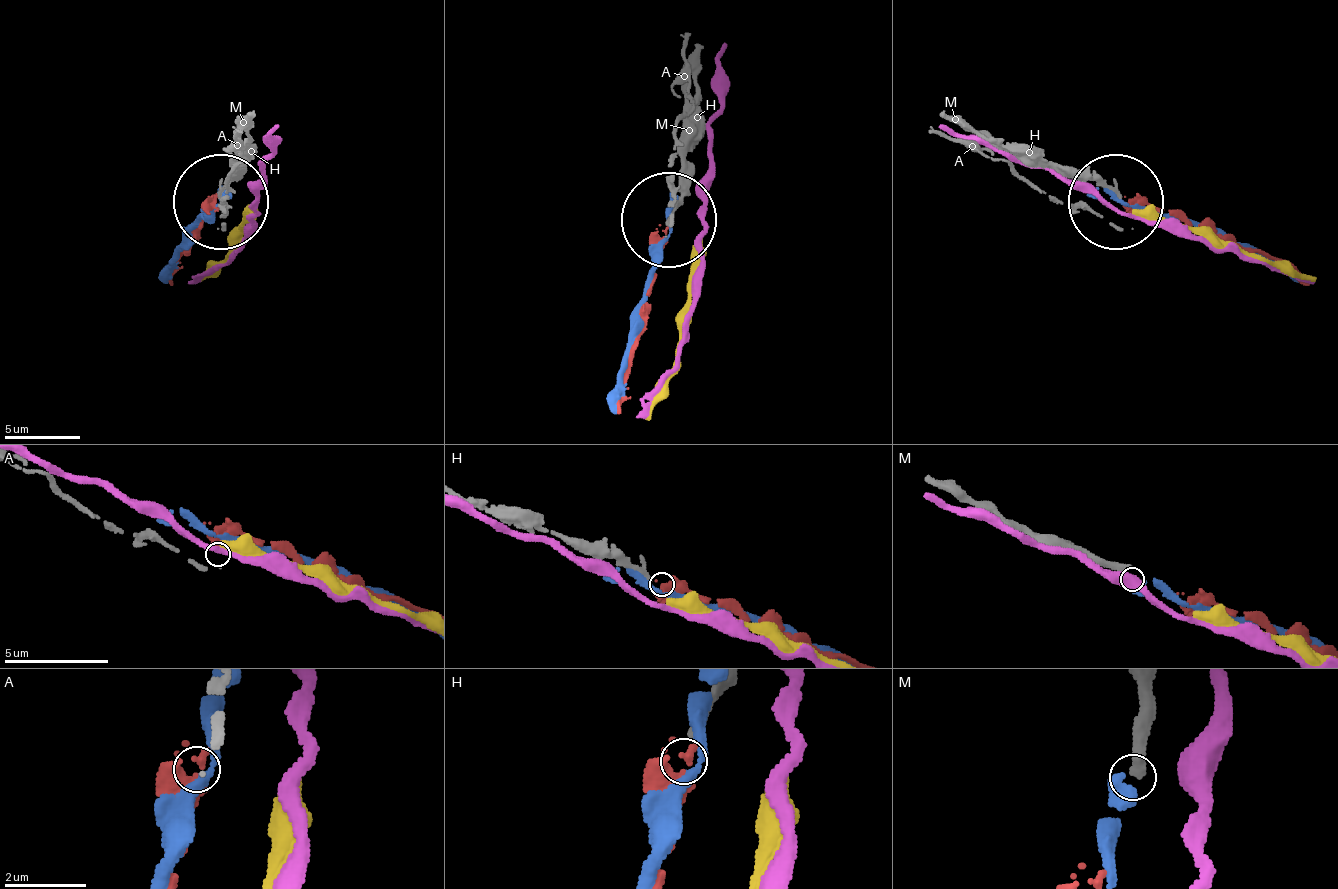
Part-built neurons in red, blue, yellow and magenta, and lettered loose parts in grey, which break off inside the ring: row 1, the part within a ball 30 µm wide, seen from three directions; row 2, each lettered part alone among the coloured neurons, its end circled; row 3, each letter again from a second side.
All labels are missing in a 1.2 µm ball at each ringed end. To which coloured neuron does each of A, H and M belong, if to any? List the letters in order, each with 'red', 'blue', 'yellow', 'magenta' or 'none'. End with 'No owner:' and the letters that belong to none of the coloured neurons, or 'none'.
A: none
H: none
M: blue
No owner: A, H

